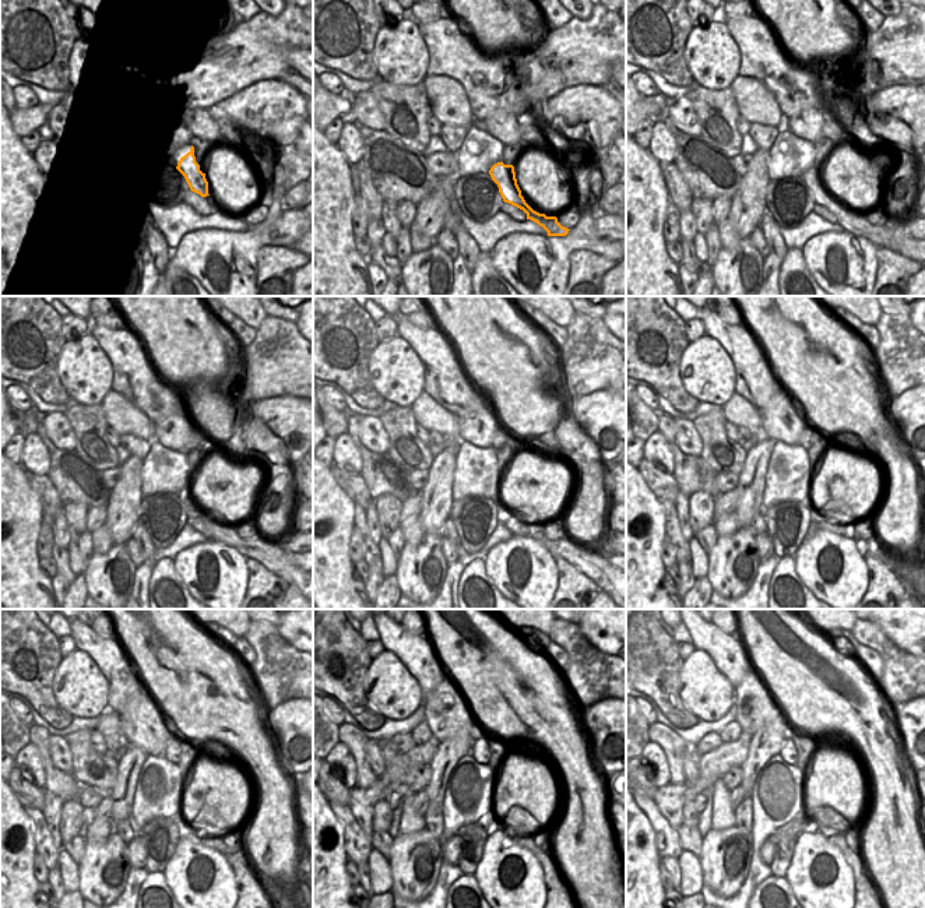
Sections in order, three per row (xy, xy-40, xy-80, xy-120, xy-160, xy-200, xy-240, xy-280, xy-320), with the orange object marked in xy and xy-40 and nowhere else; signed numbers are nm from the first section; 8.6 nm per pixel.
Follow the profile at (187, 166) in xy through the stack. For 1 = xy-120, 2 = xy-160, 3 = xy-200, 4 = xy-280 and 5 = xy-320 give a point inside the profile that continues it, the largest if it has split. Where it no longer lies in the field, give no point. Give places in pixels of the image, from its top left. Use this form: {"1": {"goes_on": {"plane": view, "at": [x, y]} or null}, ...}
{"1": {"goes_on": {"plane": "xy-120", "at": [274, 559]}}, "2": {"goes_on": {"plane": "xy-160", "at": [586, 558]}}, "3": {"goes_on": {"plane": "xy-200", "at": [907, 566]}}, "4": {"goes_on": {"plane": "xy-280", "at": [527, 843]}}, "5": {"goes_on": {"plane": "xy-320", "at": [840, 843]}}}

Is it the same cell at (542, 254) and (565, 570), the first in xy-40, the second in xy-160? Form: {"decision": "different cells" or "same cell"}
{"decision": "different cells"}

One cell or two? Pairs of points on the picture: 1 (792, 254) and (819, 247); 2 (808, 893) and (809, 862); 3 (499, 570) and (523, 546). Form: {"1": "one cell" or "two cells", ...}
{"1": "two cells", "2": "one cell", "3": "one cell"}

